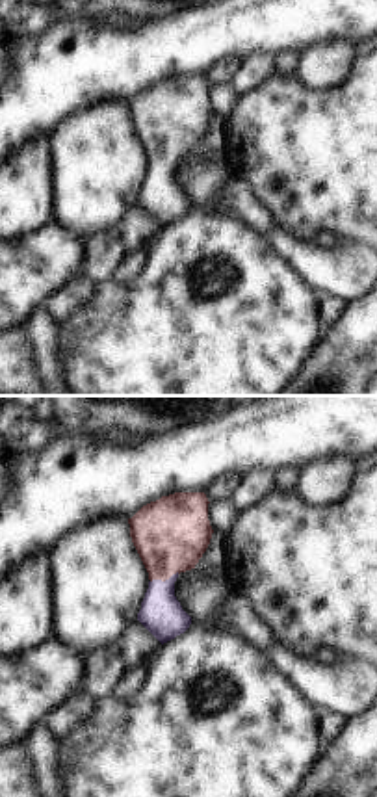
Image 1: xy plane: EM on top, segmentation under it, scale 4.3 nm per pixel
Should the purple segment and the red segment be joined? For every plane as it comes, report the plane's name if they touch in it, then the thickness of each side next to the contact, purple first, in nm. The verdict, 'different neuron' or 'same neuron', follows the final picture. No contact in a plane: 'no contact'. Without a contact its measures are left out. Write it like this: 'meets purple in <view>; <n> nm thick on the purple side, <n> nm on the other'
meets purple in xy; 180 nm thick on the purple side, 320 nm on the other

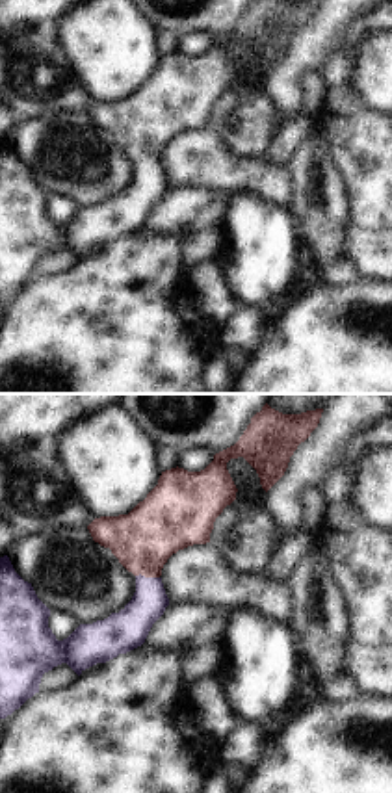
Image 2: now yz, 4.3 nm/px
meets purple in yz; 170 nm thick on the purple side, 260 nm on the other

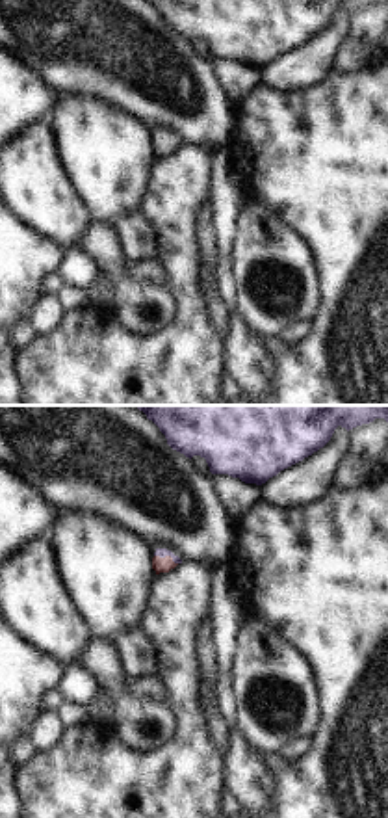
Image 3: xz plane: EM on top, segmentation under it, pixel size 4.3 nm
meets purple in xz; 50 nm thick on the purple side, 70 nm on the other

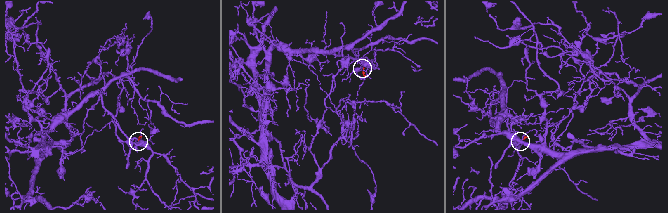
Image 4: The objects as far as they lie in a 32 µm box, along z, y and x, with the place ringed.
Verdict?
same neuron

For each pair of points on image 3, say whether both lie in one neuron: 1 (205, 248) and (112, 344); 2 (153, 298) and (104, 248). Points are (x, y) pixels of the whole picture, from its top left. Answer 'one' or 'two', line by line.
1: two
2: one

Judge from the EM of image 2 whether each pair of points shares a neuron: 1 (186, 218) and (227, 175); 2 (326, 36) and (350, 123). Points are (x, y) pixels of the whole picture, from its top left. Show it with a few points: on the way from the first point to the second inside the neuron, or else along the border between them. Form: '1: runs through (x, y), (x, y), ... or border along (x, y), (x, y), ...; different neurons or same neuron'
1: border along (171, 186), (222, 188), (229, 194); different neurons
2: border along (353, 19), (337, 38), (337, 43), (318, 69); different neurons

